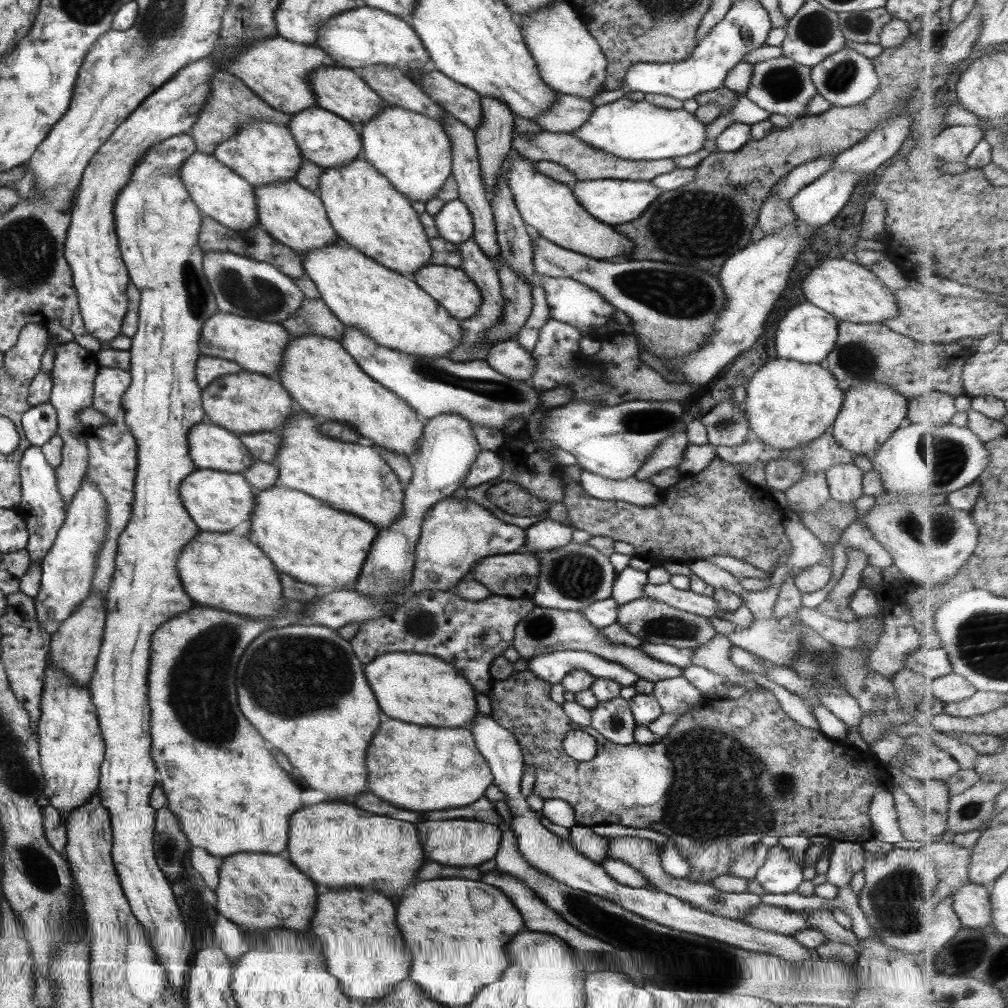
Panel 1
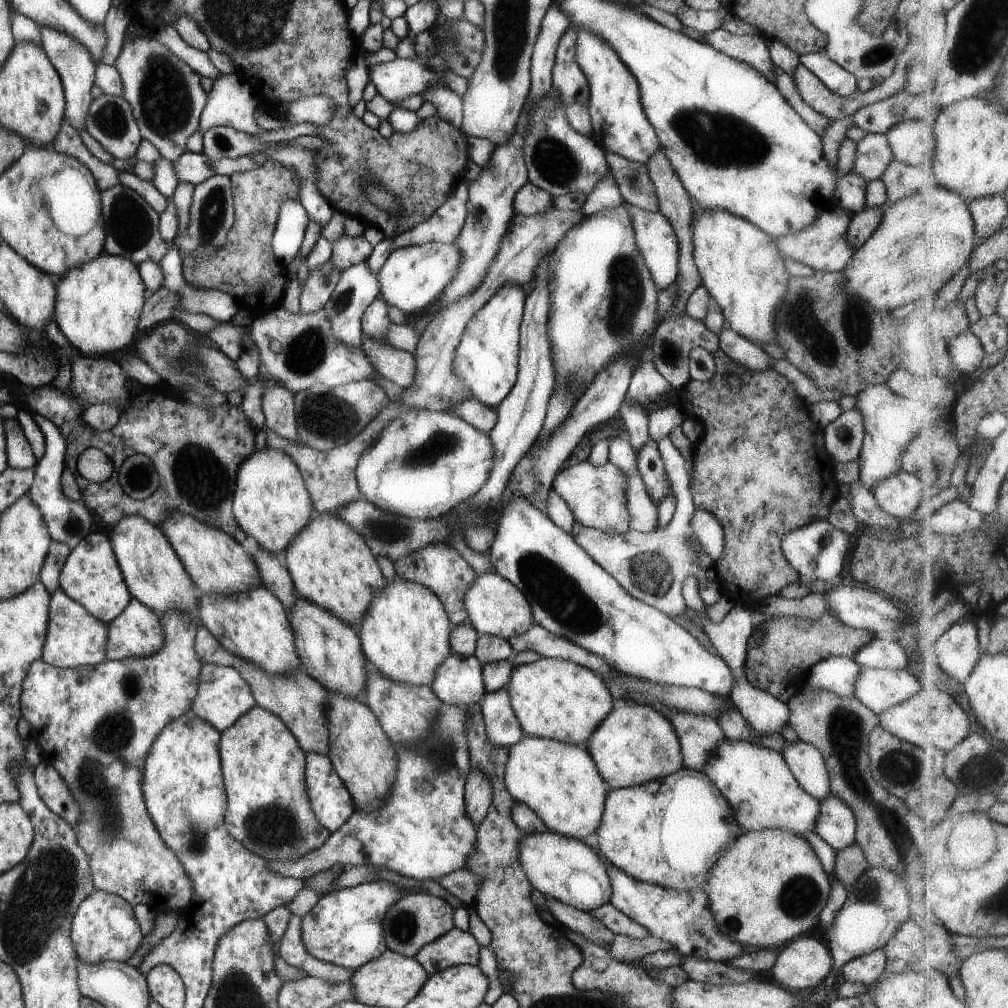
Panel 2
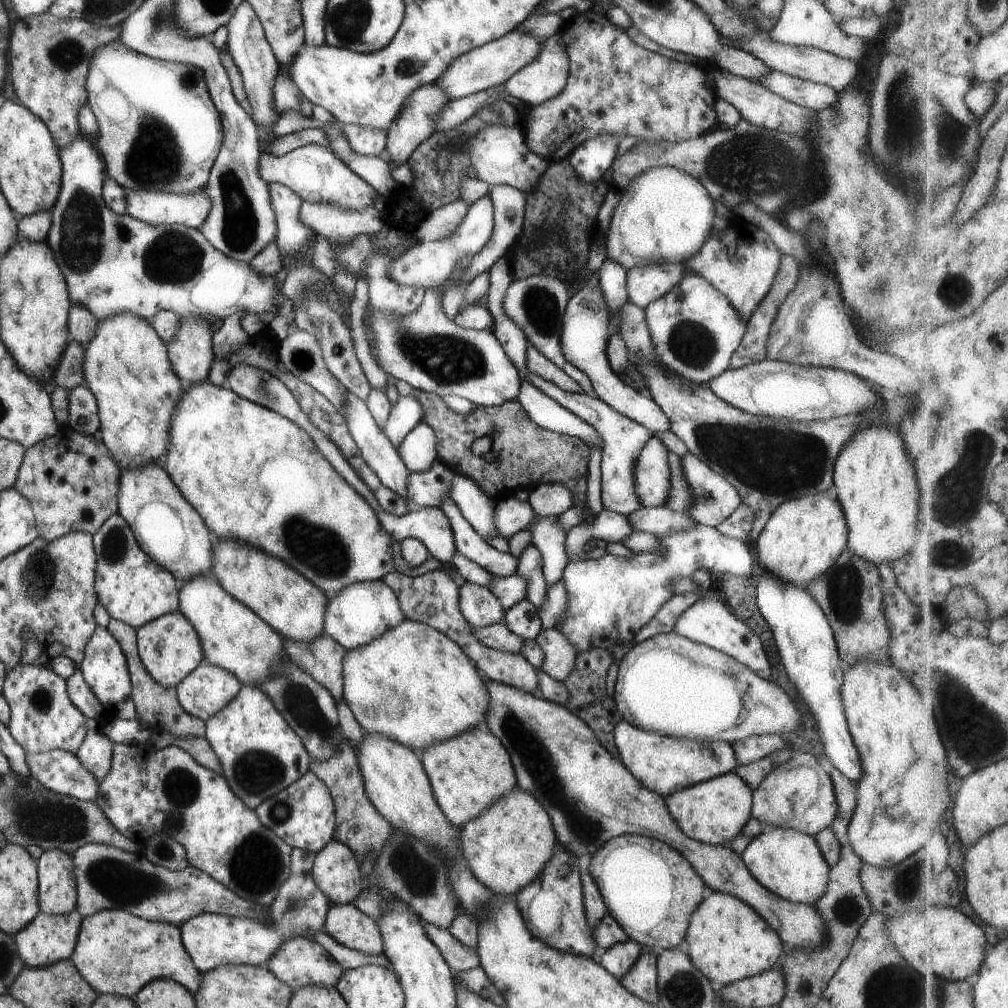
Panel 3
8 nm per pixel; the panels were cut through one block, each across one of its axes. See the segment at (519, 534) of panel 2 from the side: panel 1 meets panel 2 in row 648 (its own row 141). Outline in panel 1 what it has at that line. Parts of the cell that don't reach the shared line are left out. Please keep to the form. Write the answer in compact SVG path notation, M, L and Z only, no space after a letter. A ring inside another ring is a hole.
M623 95L607 104L595 107L585 124L569 133L593 150L617 156L621 160L662 160L687 156L703 149L706 125L684 109L669 110L653 106L644 100L634 101Z

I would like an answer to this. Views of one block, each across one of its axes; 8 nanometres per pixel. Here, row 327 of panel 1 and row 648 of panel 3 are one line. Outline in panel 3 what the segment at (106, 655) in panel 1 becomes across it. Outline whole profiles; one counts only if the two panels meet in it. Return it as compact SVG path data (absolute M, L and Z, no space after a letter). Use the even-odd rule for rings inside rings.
M177 610L165 613L136 628L136 645L141 664L149 676L164 687L175 687L203 661L203 650L191 623Z

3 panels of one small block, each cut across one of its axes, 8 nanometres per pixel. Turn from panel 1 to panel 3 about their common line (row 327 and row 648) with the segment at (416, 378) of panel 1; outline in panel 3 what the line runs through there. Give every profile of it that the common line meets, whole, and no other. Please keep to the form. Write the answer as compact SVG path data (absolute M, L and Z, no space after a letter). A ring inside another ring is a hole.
M381 579L354 582L341 588L339 592L328 595L323 612L323 633L338 642L345 650L353 650L399 626L399 622L403 620L407 618L398 609L395 593L383 584Z

